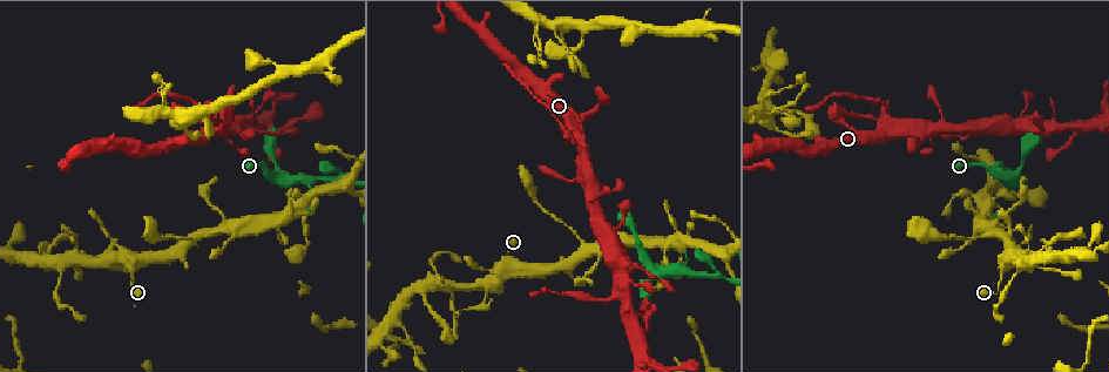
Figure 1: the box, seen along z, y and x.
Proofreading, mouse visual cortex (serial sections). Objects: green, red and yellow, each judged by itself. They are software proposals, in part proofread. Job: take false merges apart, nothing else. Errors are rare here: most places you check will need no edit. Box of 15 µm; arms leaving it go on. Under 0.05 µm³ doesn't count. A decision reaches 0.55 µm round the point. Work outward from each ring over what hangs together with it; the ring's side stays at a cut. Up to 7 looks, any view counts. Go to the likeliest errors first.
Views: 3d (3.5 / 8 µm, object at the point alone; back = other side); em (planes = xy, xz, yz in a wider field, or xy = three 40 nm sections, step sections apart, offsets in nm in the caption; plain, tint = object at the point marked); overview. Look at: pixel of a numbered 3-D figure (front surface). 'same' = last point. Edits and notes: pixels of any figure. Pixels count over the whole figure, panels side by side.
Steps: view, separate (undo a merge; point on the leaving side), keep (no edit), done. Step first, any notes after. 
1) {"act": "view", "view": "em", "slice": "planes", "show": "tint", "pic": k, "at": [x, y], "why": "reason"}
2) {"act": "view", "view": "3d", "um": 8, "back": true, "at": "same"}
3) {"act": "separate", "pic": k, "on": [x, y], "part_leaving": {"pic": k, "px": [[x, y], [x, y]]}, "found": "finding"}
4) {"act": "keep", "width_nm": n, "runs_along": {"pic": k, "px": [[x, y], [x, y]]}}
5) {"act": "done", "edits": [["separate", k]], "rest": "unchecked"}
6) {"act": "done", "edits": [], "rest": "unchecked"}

{"act": "view", "view": "3d", "um": 3.5, "pic": 1, "at": [887, 115], "why": "sudden change in width"}

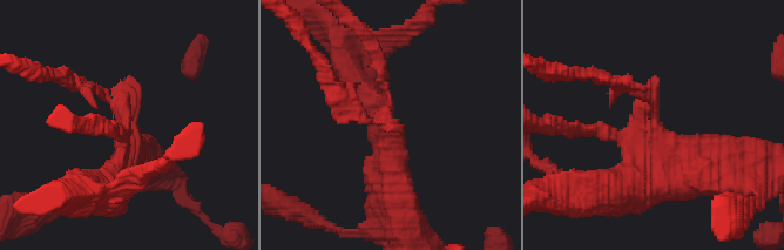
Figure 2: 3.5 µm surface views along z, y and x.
{"act": "view", "view": "em", "slice": "xy", "step": 2, "show": "tint", "pic": 2, "at": [387, 121], "why": "need the tissue"}

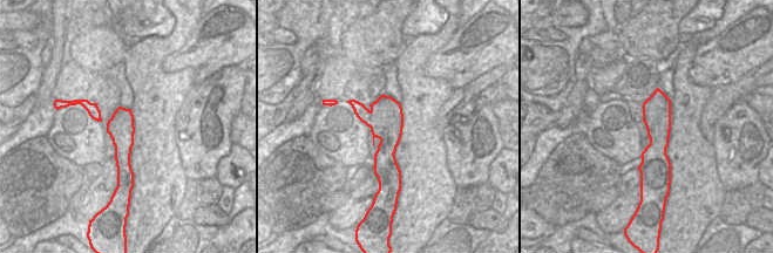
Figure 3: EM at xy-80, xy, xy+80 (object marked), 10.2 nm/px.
{"act": "keep", "runs_along": {"pic": 3, "px": [[658, 93], [658, 145], [648, 176]]}, "found": "all the same cell"}

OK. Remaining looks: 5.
{"act": "view", "view": "3d", "um": 3.5, "pic": 1, "at": [716, 276], "why": "a fork"}

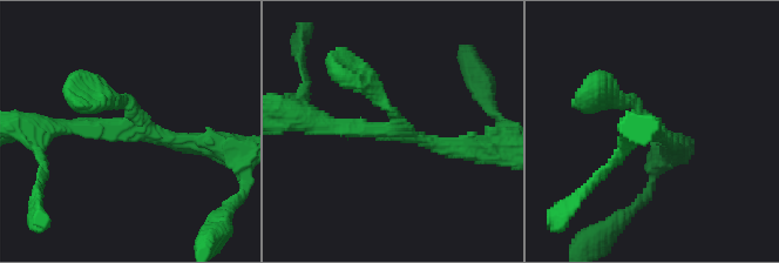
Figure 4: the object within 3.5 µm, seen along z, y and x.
{"act": "view", "view": "em", "slice": "planes", "show": "tint", "pic": 4, "at": [391, 128]}

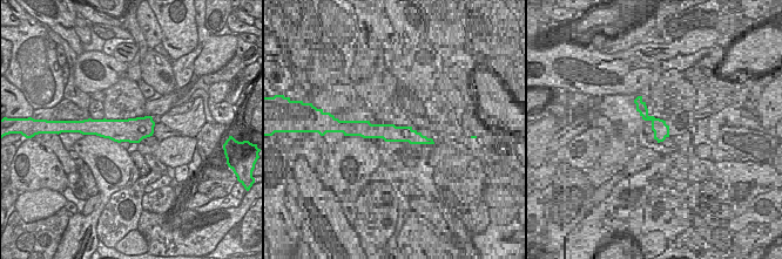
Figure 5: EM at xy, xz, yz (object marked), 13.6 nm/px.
{"act": "view", "view": "em", "slice": "xy", "step": 5, "show": "tint", "at": "same", "why": "another direction"}

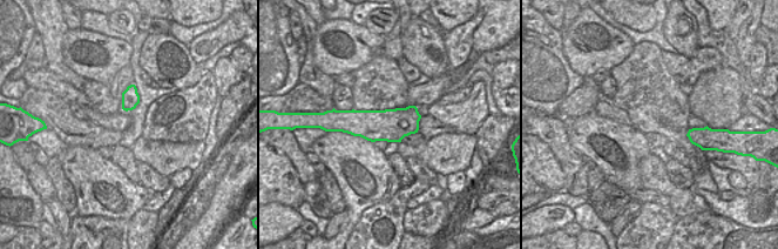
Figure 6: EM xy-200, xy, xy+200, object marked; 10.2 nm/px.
{"act": "keep", "runs_along": {"pic": 4, "px": [[313, 121], [397, 127], [357, 79]]}, "found": "all the same cell"}

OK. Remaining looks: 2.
{"act": "view", "view": "3d", "um": 3.5, "pic": 1, "at": [1004, 267], "why": "thin arm on a thick one"}

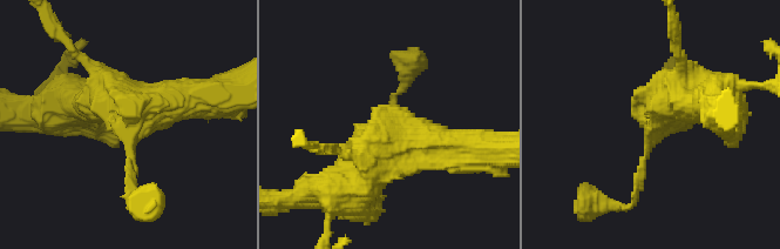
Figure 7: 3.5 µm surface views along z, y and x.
{"act": "view", "view": "em", "slice": "xy", "step": 1, "show": "tint", "pic": 7, "at": [394, 131], "why": "shape alone is not enough"}

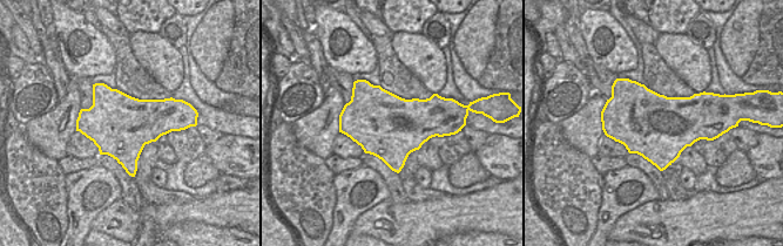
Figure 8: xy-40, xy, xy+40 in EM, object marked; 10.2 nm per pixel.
{"act": "keep", "width_nm": 650, "runs_along": {"pic": 7, "px": [[131, 181], [131, 112], [210, 98]]}, "found": "continuous, no second cell"}

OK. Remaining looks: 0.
{"act": "done", "edits": [], "rest": "unchecked"}

